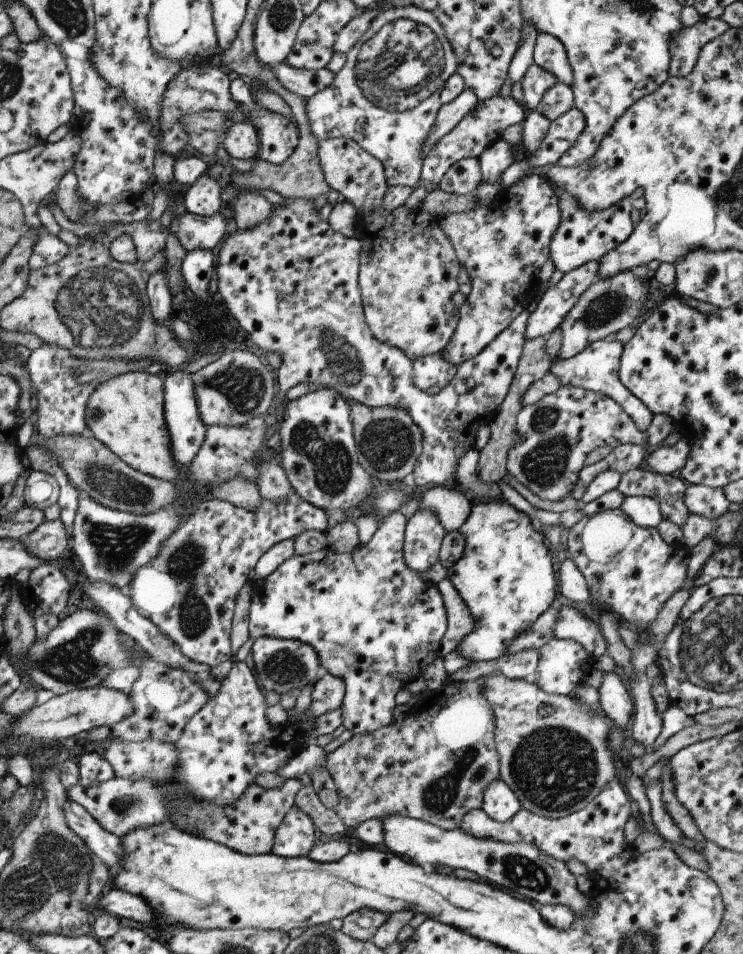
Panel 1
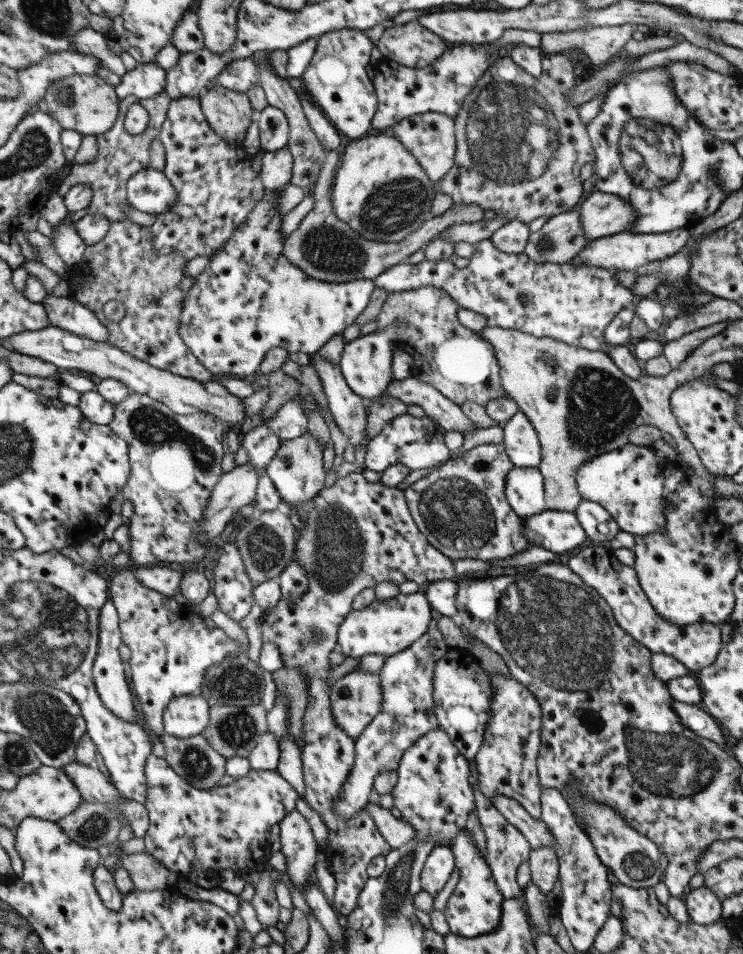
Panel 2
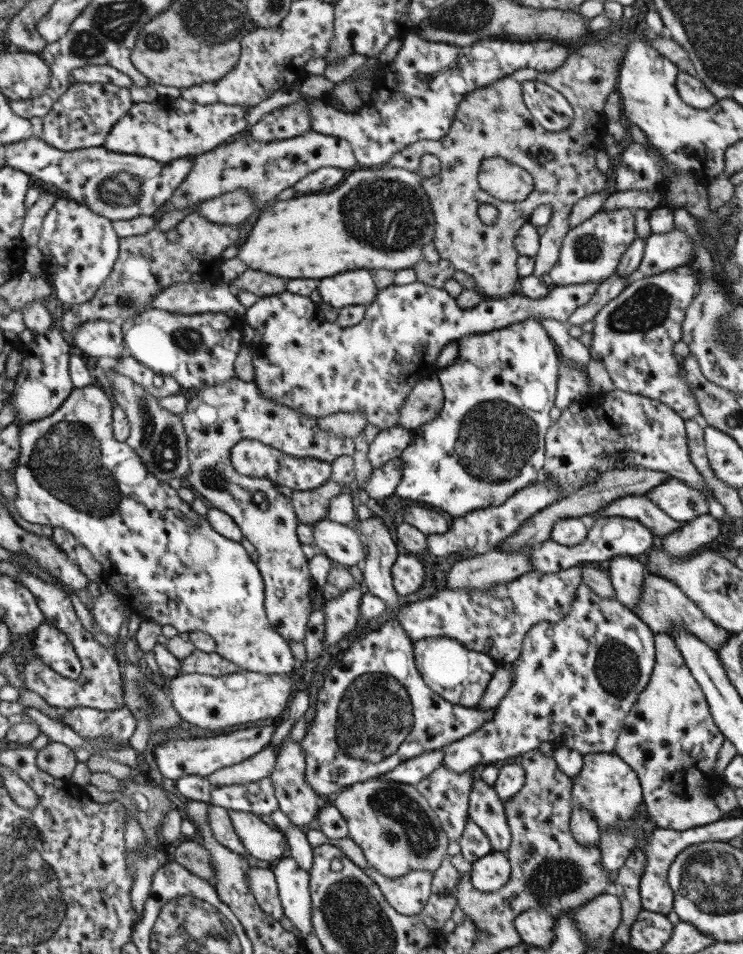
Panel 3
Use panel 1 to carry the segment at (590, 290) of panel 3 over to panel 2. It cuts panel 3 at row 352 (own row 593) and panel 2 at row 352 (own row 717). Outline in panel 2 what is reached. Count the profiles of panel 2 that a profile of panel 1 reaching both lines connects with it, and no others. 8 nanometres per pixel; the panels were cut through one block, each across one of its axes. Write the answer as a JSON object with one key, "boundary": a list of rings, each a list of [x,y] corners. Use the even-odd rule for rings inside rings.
{"boundary":[[[391,323],[391,325],[383,327],[381,331],[373,331],[373,333],[358,336],[343,345],[339,357],[339,370],[347,386],[363,400],[379,397],[393,379],[390,364],[392,352],[395,349],[393,345],[395,332],[397,332],[397,325]]]}

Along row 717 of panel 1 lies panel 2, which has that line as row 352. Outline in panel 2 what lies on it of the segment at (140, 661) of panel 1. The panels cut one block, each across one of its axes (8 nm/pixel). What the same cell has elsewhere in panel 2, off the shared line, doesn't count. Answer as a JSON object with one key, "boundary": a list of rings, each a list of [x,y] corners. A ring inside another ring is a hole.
{"boundary":[[[127,219],[109,222],[109,228],[105,236],[99,242],[87,245],[81,260],[69,267],[66,275],[71,278],[81,278],[81,284],[76,290],[69,289],[68,298],[79,302],[91,311],[98,322],[103,324],[107,330],[107,342],[123,352],[131,353],[135,359],[142,360],[152,367],[164,370],[183,378],[205,383],[213,379],[213,376],[191,353],[191,349],[183,344],[179,338],[179,316],[181,316],[181,302],[184,301],[185,292],[177,287],[183,278],[183,268],[187,259],[179,253],[159,255],[151,245],[151,233],[149,227],[135,224]],[[109,300],[121,302],[124,315],[118,322],[109,321],[103,315],[101,307]]]}

